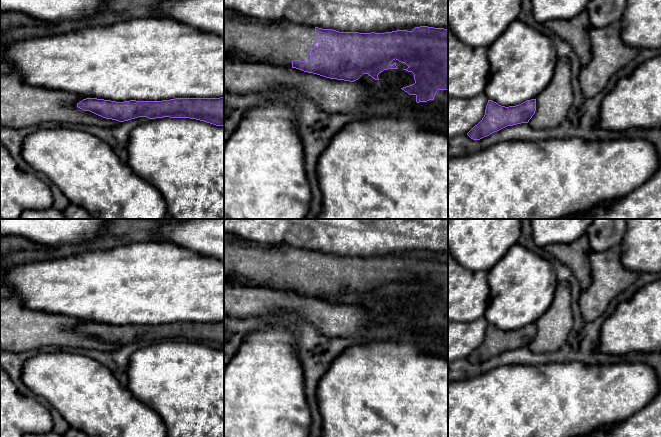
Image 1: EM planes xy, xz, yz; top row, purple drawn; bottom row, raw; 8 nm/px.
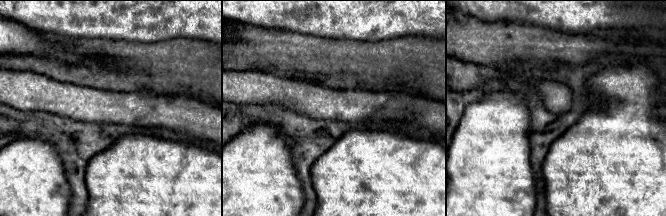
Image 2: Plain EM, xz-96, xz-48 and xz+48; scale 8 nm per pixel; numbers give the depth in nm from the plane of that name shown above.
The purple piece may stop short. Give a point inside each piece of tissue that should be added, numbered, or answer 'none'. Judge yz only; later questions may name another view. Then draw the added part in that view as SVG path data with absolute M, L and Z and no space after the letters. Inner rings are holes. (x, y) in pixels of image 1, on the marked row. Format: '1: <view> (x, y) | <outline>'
none

